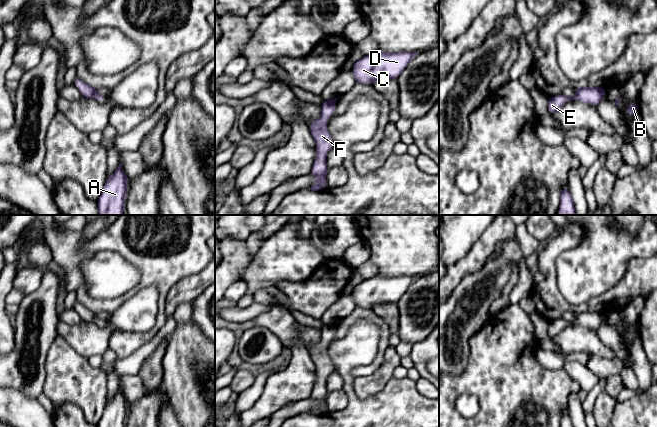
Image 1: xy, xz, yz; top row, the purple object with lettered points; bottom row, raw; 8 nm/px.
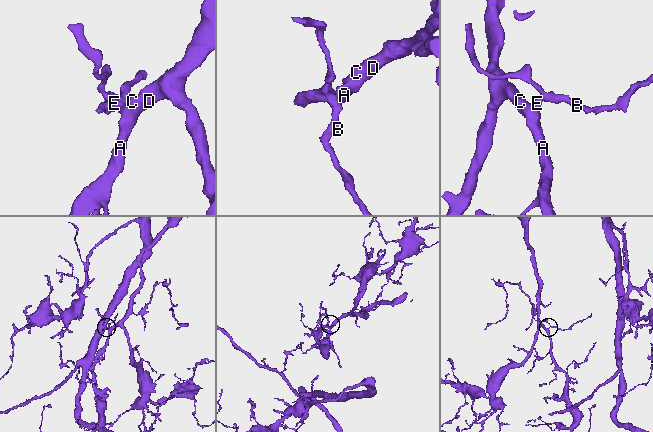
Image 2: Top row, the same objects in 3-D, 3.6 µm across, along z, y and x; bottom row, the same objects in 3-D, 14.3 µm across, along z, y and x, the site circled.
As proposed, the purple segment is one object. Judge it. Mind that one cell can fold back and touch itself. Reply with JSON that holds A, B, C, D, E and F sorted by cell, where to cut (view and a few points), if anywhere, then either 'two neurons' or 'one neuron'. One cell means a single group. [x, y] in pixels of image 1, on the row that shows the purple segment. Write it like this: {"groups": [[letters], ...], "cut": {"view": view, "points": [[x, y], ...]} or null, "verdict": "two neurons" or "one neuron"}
{"groups": [["A", "B", "C", "D", "E", "F"]], "cut": null, "verdict": "one neuron"}

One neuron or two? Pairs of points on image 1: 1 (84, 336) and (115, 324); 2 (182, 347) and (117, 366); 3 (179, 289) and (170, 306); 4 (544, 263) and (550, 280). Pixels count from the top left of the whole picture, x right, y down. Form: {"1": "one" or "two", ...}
{"1": "one", "2": "two", "3": "one", "4": "one"}

